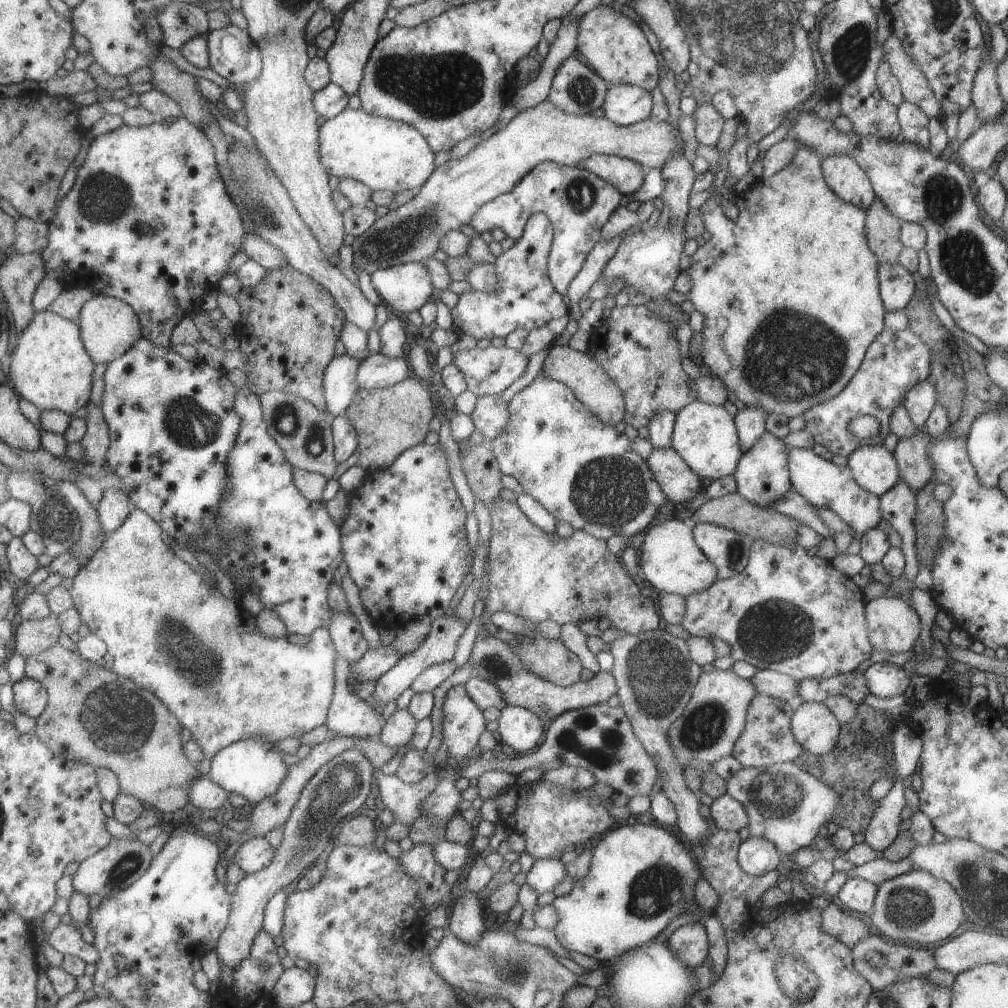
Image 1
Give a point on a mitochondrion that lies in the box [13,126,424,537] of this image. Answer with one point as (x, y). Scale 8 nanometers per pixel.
(101, 197)

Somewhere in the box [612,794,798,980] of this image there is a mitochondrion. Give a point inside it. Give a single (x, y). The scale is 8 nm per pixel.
(667, 883)

